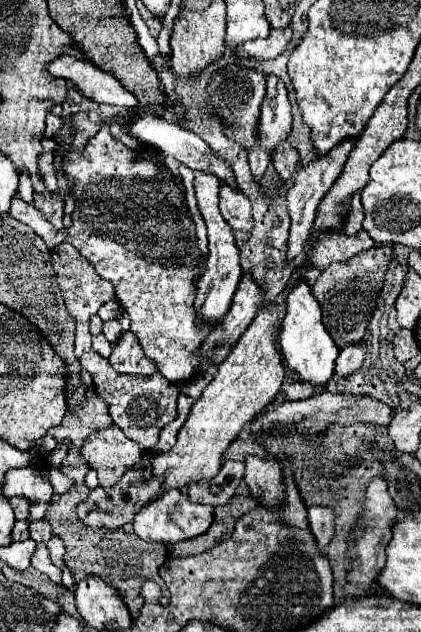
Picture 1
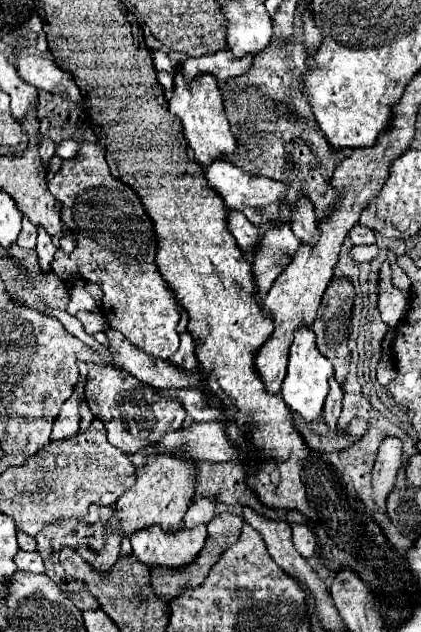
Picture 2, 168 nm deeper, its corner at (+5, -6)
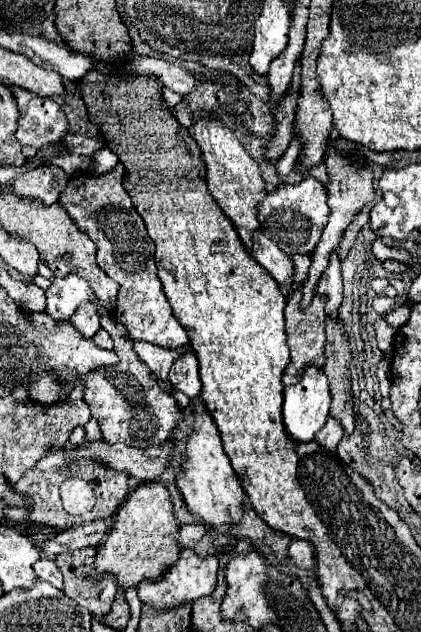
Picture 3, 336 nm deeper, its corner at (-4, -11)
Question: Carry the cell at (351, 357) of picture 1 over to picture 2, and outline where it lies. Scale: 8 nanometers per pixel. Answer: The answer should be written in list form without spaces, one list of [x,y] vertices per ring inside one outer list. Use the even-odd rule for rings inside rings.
[[[334,377],[328,383],[330,383],[330,391],[328,391],[328,397],[324,401],[324,419],[326,419],[330,429],[336,429],[336,421],[338,421],[338,417],[342,413],[344,389],[342,389],[342,385]]]

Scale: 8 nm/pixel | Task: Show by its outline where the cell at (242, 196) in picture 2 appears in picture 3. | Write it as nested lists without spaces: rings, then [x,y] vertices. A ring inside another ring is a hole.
[[[309,176],[299,184],[279,184],[273,194],[267,194],[261,204],[261,232],[275,240],[285,254],[311,254],[327,224],[329,206],[323,184]]]

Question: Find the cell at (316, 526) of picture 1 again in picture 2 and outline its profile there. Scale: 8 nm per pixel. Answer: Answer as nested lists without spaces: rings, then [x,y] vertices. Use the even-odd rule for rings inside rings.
[[[294,523],[292,525],[292,539],[294,539],[294,547],[298,549],[298,553],[302,557],[312,557],[316,551],[316,537],[314,531],[306,525],[306,523]]]

